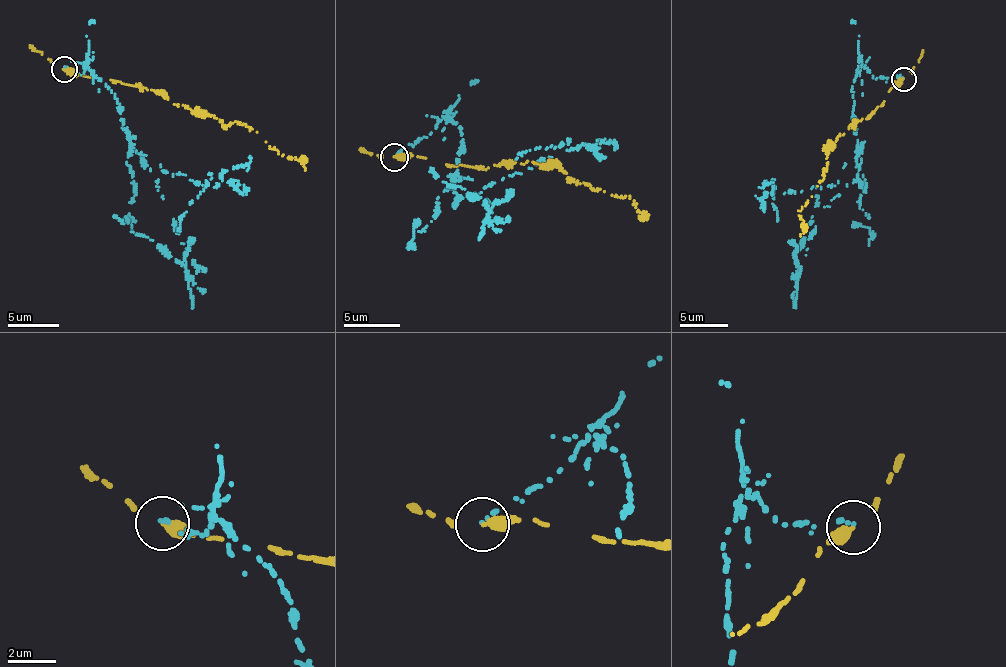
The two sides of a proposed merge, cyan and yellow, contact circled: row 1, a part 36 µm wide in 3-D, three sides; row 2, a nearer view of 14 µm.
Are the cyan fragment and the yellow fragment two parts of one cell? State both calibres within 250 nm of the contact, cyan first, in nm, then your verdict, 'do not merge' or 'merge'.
170 nm thick on the cyan side, 240 nm on the other; do not merge

